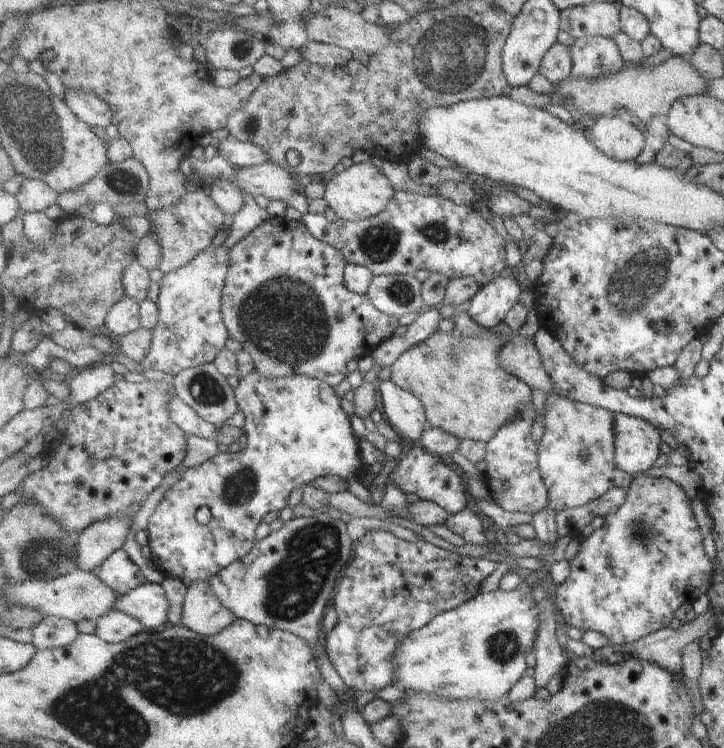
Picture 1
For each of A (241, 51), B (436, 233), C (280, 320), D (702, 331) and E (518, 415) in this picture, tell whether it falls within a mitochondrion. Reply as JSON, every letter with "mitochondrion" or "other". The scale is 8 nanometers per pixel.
{"A":"mitochondrion","B":"mitochondrion","C":"mitochondrion","D":"other","E":"other"}

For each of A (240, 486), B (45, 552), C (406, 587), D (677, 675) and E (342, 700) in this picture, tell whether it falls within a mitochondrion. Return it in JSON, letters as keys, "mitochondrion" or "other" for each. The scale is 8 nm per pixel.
{"A":"mitochondrion","B":"mitochondrion","C":"other","D":"other","E":"other"}

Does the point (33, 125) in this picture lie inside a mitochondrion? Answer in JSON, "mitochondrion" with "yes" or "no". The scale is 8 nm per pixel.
{"mitochondrion":"yes"}

